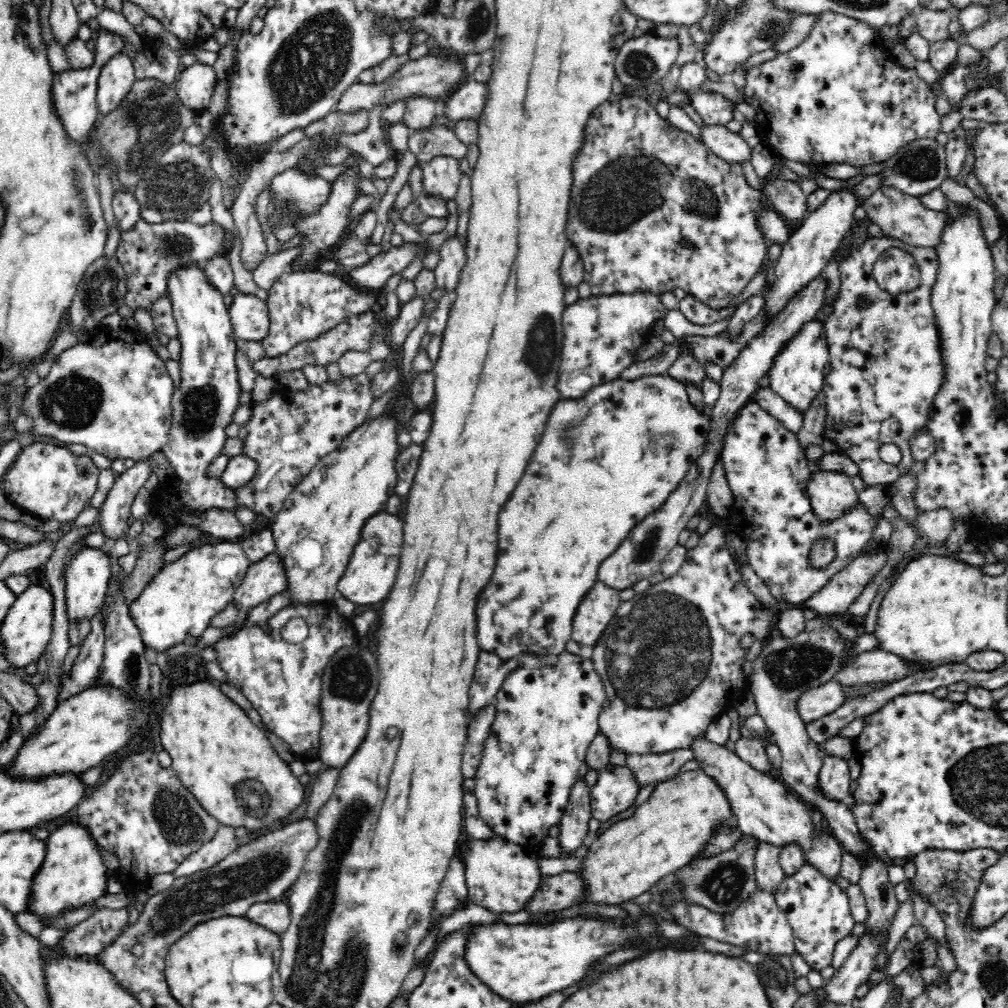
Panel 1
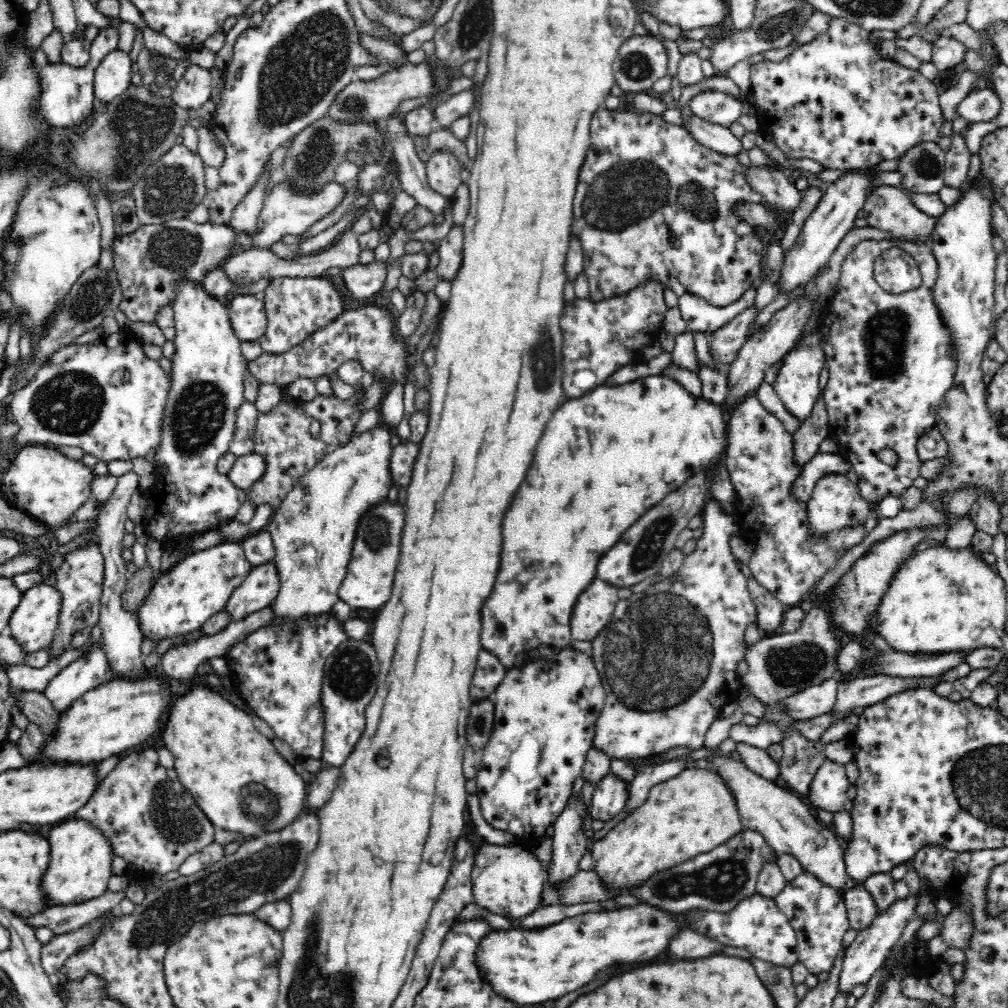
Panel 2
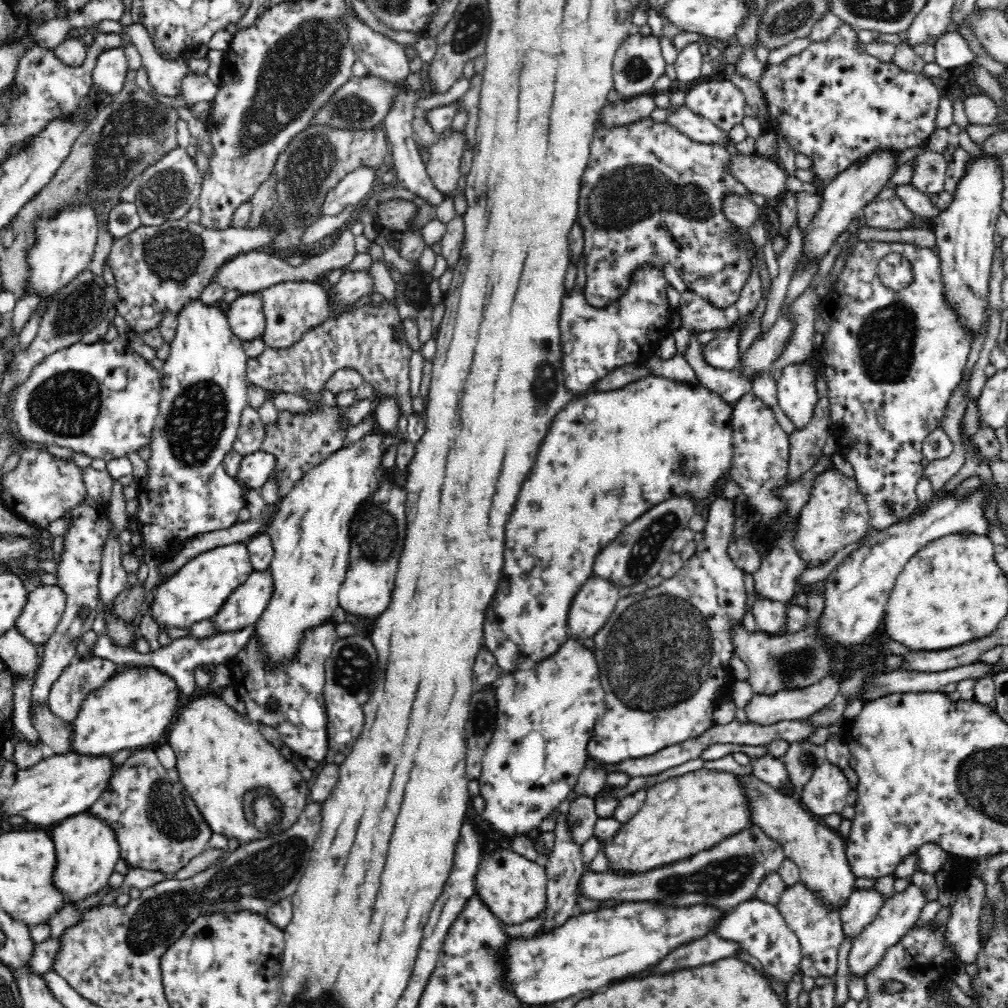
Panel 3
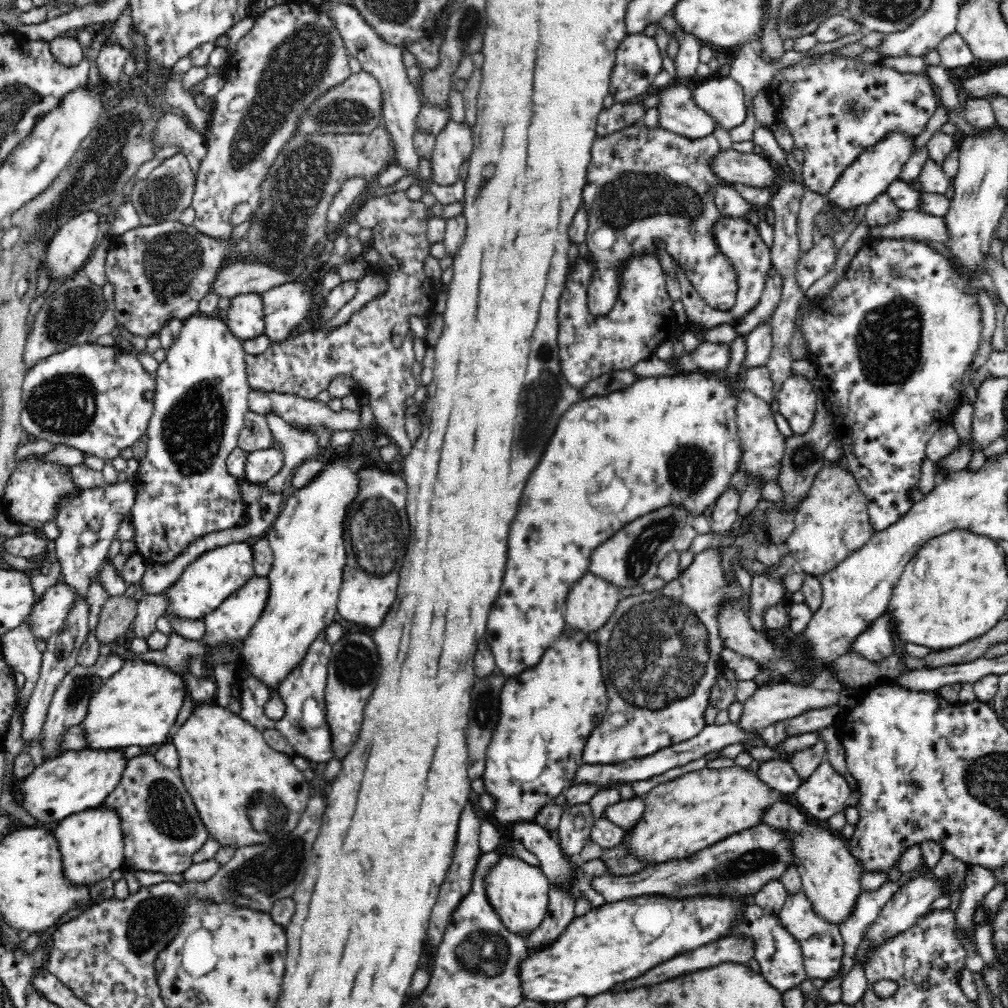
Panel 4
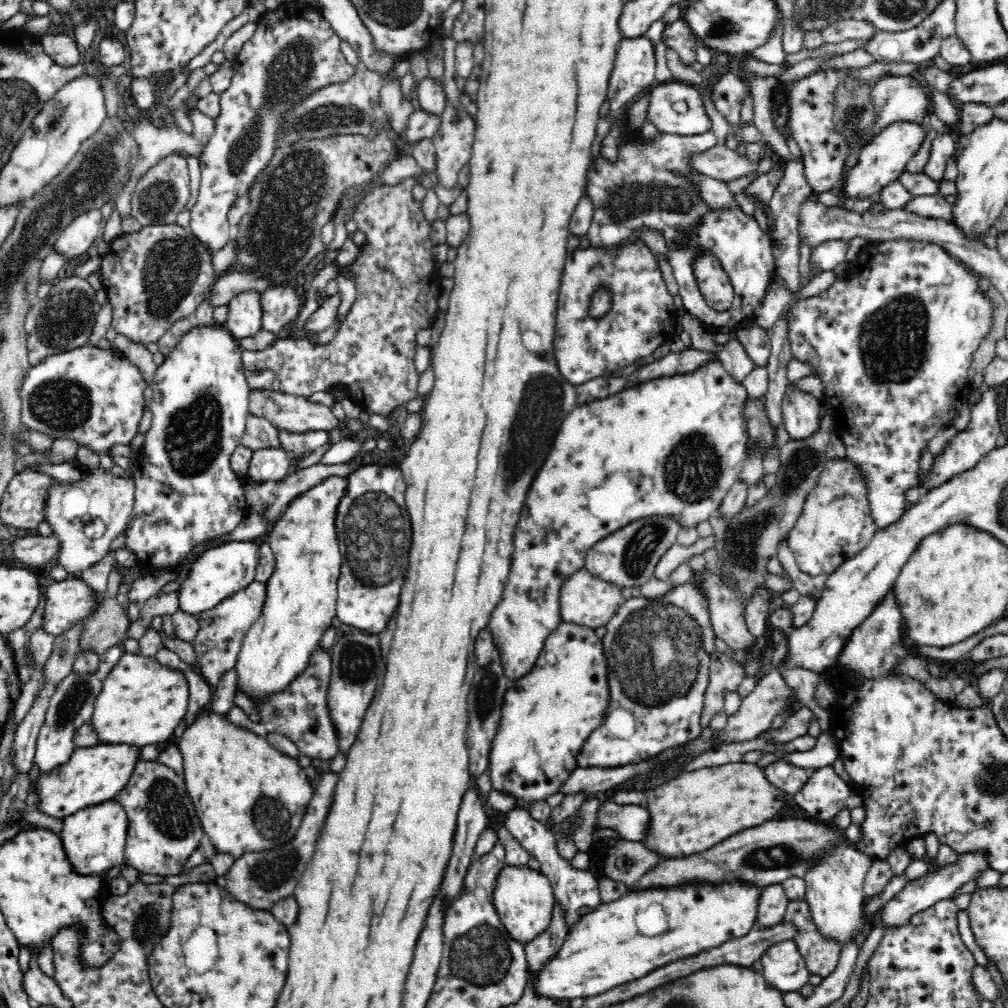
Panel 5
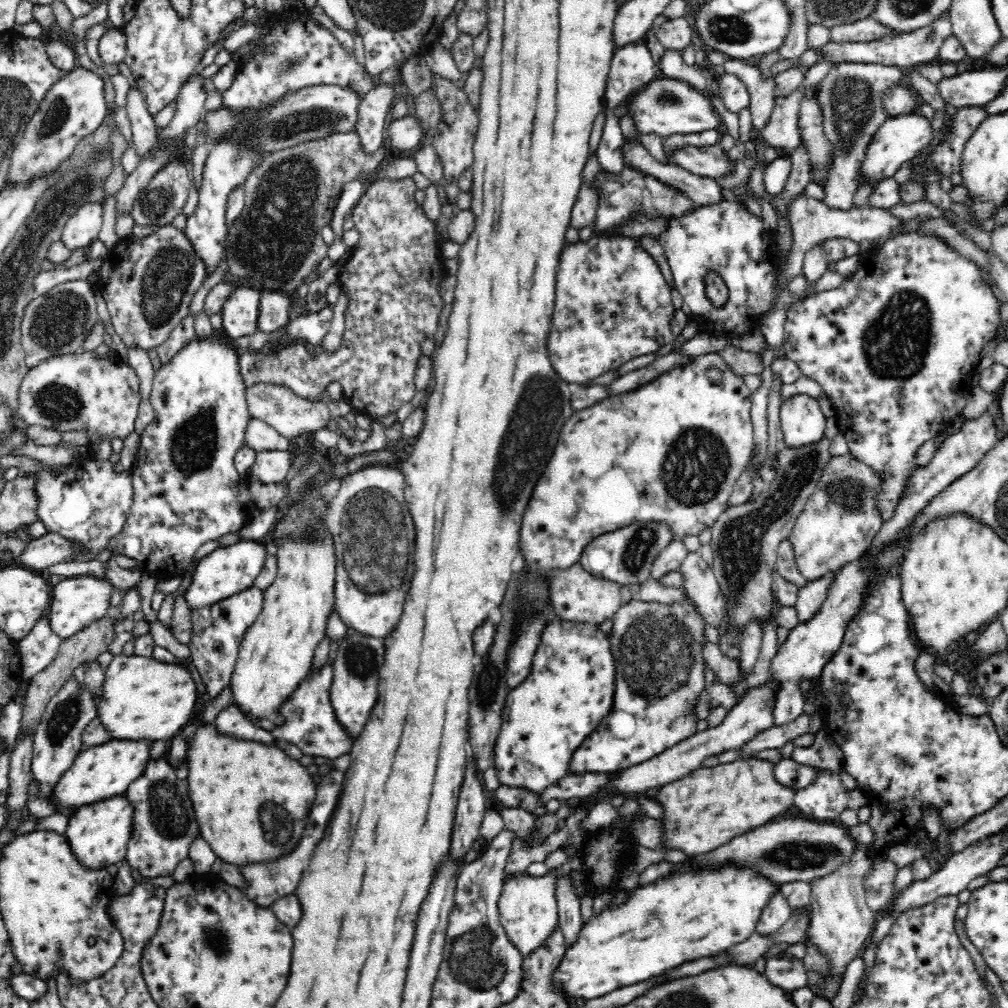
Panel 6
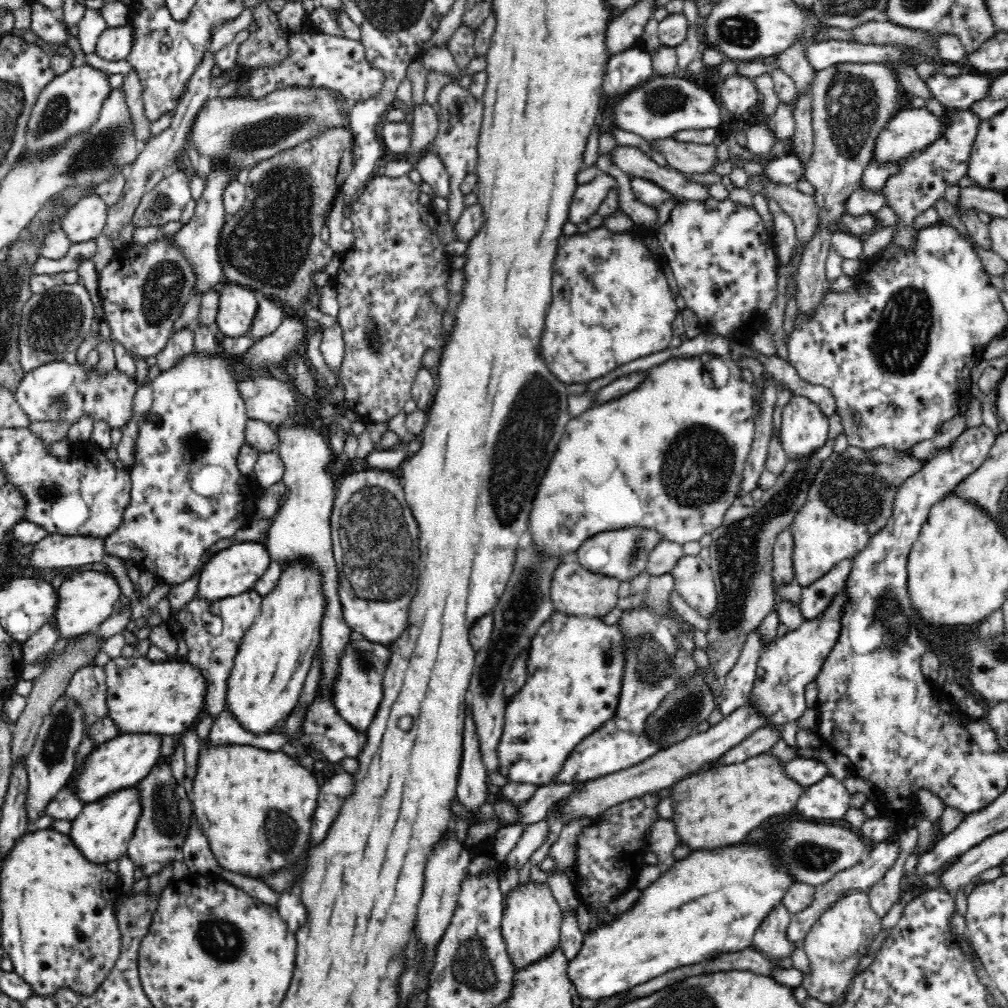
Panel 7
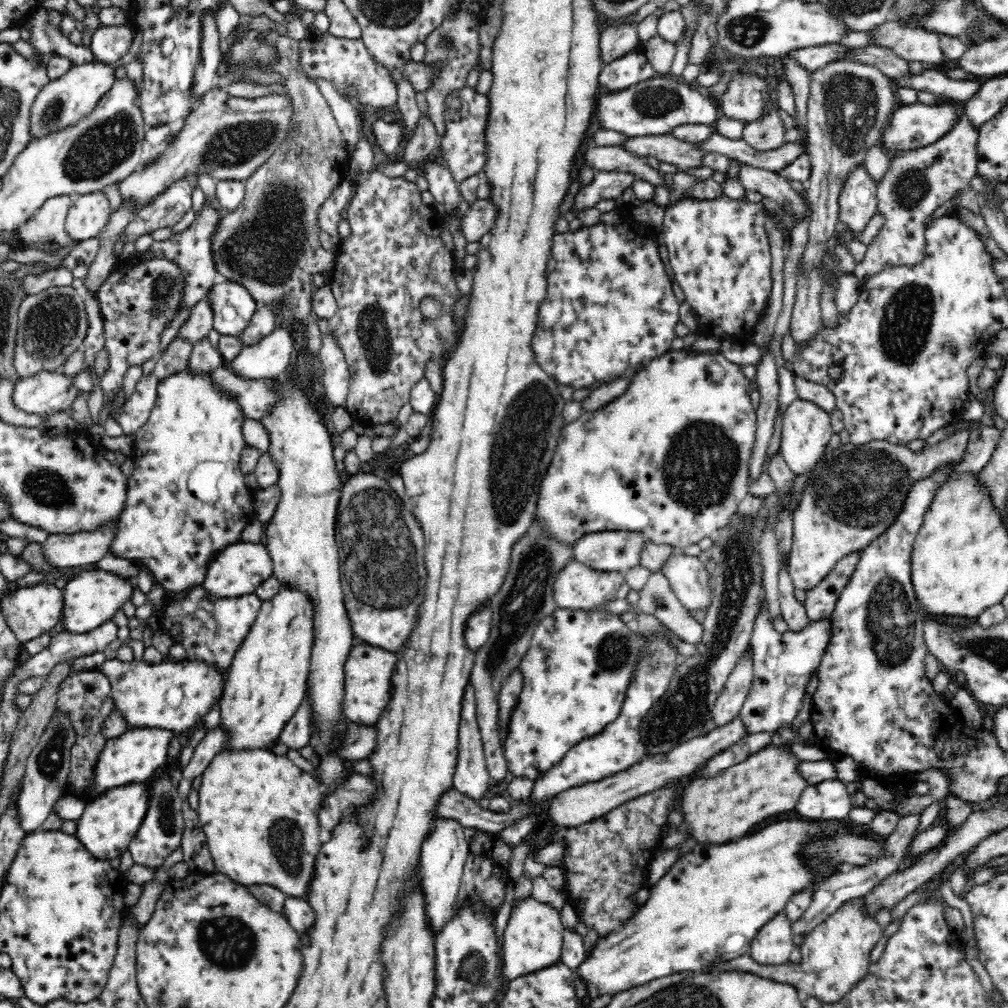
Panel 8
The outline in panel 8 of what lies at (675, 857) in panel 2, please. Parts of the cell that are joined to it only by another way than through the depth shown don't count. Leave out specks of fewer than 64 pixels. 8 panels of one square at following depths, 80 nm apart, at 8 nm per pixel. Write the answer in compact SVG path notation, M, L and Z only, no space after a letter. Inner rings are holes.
M770 745L761 752L750 756L740 764L734 764L730 768L718 772L716 776L708 778L696 778L690 780L686 786L679 790L678 812L682 812L682 824L686 828L686 834L690 834L696 842L708 842L708 844L726 844L734 842L738 838L744 838L748 830L762 824L768 818L774 818L778 814L795 810L796 802L807 788L808 784L798 775L800 760L793 756L787 748L778 745Z

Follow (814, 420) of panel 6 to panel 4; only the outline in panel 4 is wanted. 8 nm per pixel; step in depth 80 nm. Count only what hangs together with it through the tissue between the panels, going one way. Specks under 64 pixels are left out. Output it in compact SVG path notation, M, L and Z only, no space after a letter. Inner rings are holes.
M790 370L777 390L777 405L779 412L788 419L793 433L807 431L815 417L817 398L812 379Z

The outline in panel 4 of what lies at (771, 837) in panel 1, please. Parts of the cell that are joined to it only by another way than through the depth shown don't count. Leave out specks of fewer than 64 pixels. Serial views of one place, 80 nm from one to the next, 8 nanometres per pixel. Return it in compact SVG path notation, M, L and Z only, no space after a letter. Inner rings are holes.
M784 796L773 800L772 804L761 813L760 821L789 841L793 864L799 870L802 888L807 893L808 899L815 905L815 911L839 926L841 920L853 909L856 897L863 891L859 882L863 873L857 861L853 860L849 853L846 840L823 823L810 818L798 805L794 806L792 802L786 802Z

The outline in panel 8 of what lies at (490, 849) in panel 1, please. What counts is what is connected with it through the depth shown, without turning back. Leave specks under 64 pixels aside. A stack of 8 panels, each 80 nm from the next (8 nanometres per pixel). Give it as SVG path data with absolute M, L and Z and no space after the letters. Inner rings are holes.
M530 895L516 900L513 906L508 924L502 932L504 975L507 976L508 981L524 973L544 968L560 959L565 929L560 912L548 902L536 900Z

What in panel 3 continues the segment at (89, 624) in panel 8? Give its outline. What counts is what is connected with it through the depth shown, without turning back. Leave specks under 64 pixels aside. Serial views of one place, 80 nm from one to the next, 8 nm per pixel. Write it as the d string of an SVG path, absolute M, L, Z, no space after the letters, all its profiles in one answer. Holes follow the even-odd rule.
M56 585L28 587L24 606L13 626L30 644L44 645L58 626L65 600L66 595Z

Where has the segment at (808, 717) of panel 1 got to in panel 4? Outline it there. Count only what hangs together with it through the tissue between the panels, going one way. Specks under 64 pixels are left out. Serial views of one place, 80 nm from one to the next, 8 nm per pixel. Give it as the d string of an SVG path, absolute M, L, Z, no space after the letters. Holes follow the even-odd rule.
M827 667L818 671L809 685L772 682L768 686L757 688L754 694L743 703L743 712L738 720L738 725L746 730L761 731L775 722L795 719L796 716L803 715L804 712L826 708L831 704L838 703L839 694L843 688L844 684Z

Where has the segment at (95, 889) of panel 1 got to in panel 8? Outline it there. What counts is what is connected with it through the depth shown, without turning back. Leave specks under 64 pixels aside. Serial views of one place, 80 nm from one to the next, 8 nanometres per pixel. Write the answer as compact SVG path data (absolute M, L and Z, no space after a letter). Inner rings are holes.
M148 782L141 784L130 784L127 787L112 788L96 798L88 801L83 816L76 821L76 832L74 836L84 844L88 854L98 860L114 860L129 849L129 843L144 820L147 799Z

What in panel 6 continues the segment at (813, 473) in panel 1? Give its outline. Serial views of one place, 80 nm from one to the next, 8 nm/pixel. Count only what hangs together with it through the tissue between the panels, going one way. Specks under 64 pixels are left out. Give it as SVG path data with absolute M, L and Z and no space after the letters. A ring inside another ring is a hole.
M850 453L830 458L816 490L808 497L804 510L798 516L788 539L795 552L798 569L809 581L820 579L828 572L837 572L847 562L866 553L875 542L876 534L884 524L875 505L878 483L879 478L875 471L868 465L856 460Z

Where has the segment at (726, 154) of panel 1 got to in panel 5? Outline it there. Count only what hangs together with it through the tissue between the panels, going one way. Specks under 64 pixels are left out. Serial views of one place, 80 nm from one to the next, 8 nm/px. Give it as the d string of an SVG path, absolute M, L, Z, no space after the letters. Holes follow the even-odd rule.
M678 80L659 83L650 90L645 120L652 122L660 132L680 136L700 136L712 131L712 121L700 99L700 91L697 86Z

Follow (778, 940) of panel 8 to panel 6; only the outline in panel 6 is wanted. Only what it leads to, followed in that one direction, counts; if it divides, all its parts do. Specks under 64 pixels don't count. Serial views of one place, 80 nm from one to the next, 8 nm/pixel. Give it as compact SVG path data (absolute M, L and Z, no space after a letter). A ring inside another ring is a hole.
M780 888L774 891L761 908L755 931L767 935L777 931L788 919L792 919L792 908Z

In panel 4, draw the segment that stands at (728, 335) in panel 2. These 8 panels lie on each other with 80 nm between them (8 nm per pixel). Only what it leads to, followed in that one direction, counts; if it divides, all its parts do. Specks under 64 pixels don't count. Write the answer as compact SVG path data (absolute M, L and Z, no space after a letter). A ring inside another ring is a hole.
M702 341L695 344L695 350L692 354L684 352L678 365L682 369L688 369L688 372L696 371L696 368L706 371L725 372L726 368L732 362L732 347L728 342L712 342Z

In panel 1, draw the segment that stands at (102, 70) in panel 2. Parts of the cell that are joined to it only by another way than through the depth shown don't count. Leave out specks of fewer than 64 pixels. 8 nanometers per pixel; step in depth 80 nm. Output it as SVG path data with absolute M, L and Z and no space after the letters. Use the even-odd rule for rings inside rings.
M117 55L110 61L98 80L96 102L100 116L114 112L137 81L134 65L126 55Z

